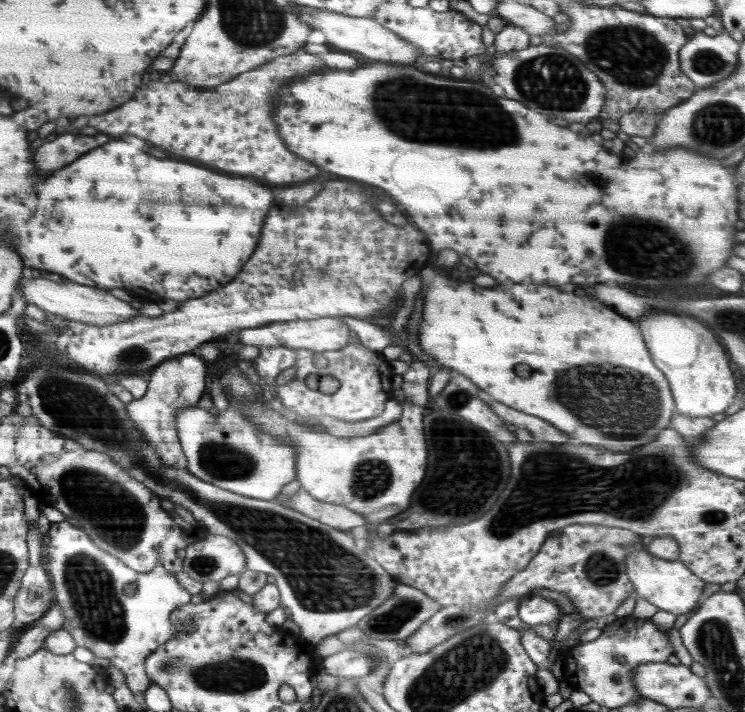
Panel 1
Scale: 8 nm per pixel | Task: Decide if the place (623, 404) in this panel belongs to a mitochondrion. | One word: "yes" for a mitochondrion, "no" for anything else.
yes

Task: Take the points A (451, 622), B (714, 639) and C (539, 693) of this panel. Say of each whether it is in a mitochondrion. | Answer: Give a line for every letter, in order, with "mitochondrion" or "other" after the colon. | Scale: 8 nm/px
A: mitochondrion
B: mitochondrion
C: other

